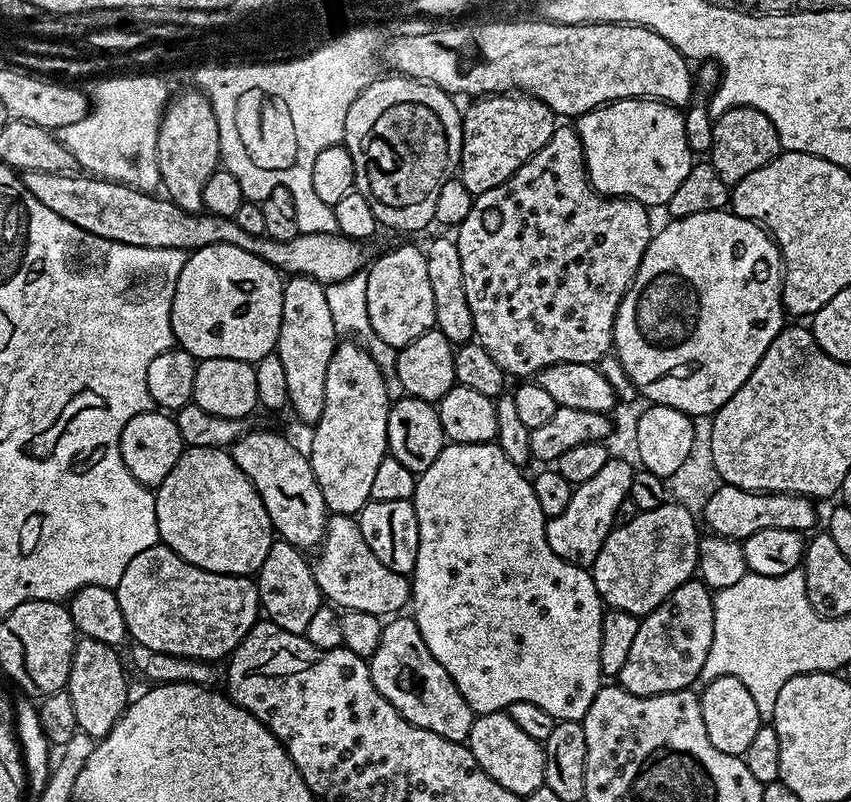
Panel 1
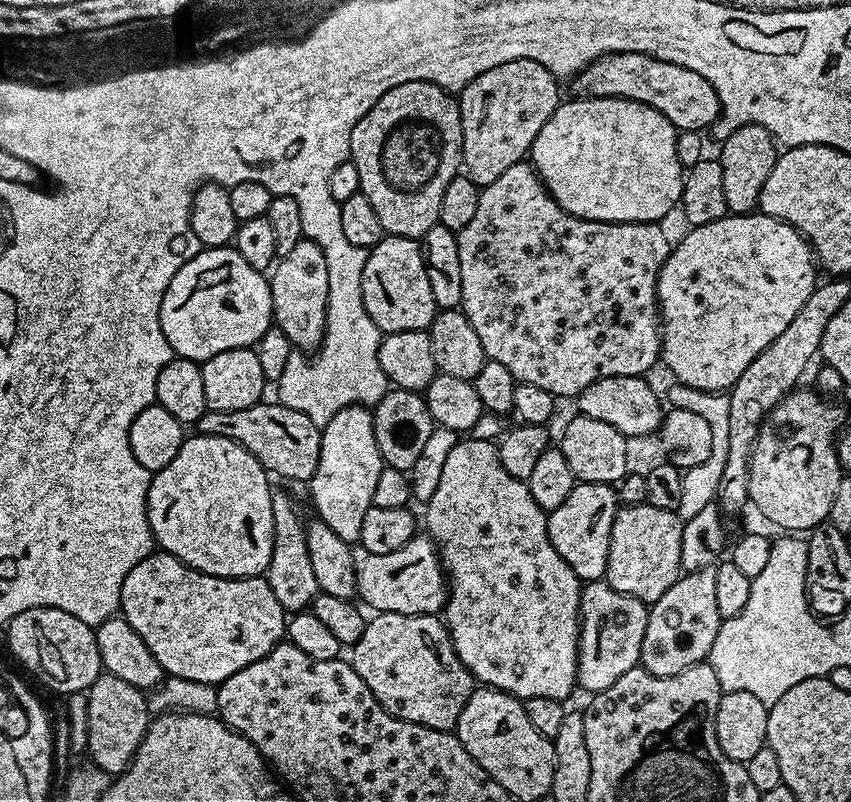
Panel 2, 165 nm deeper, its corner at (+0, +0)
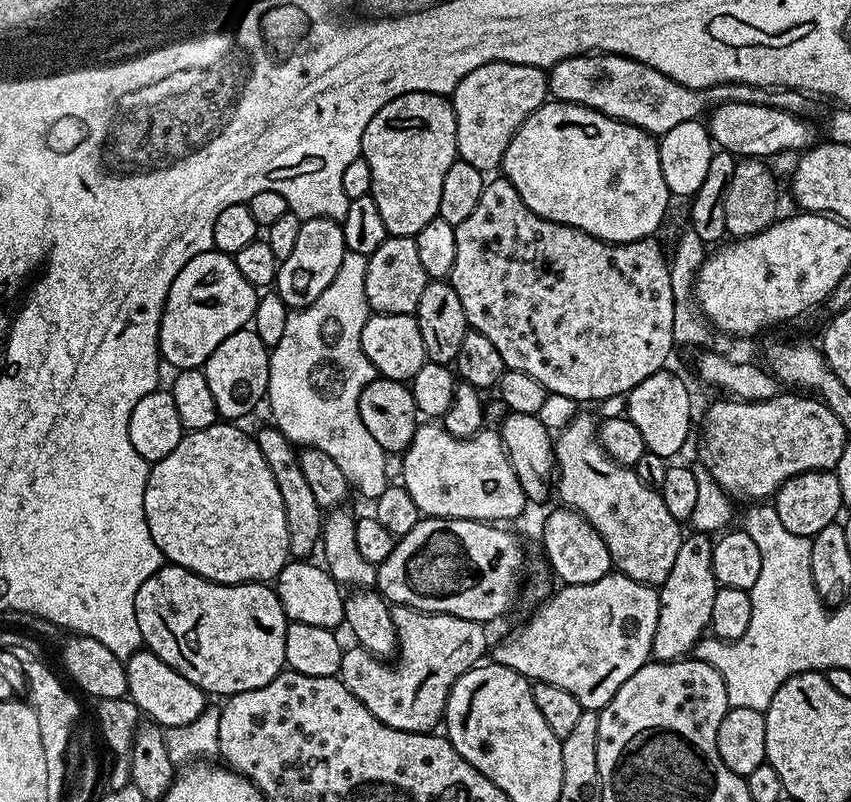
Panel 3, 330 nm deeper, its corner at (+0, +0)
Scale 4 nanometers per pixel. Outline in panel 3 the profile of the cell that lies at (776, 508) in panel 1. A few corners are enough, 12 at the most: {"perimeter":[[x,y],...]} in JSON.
{"perimeter":[[713,541],[678,546],[652,656],[683,660],[709,631]]}

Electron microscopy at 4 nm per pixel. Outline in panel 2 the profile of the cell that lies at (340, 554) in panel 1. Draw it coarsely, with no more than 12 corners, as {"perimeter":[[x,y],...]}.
{"perimeter":[[427,535],[394,554],[356,546],[356,596],[372,610],[443,613],[448,581]]}

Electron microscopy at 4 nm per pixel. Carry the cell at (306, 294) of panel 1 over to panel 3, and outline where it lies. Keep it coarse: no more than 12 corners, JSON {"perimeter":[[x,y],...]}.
{"perimeter":[[304,220],[274,290],[289,310],[310,306],[334,282],[344,225]]}

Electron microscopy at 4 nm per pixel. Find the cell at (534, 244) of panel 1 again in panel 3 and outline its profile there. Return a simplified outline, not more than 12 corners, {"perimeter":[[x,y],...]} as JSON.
{"perimeter":[[489,179],[450,282],[505,369],[608,400],[674,351],[659,239]]}

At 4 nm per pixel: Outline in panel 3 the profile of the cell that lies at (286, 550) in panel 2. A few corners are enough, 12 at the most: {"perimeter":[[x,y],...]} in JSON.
{"perimeter":[[276,427],[254,439],[286,506],[288,550],[308,558],[322,510],[297,445]]}

